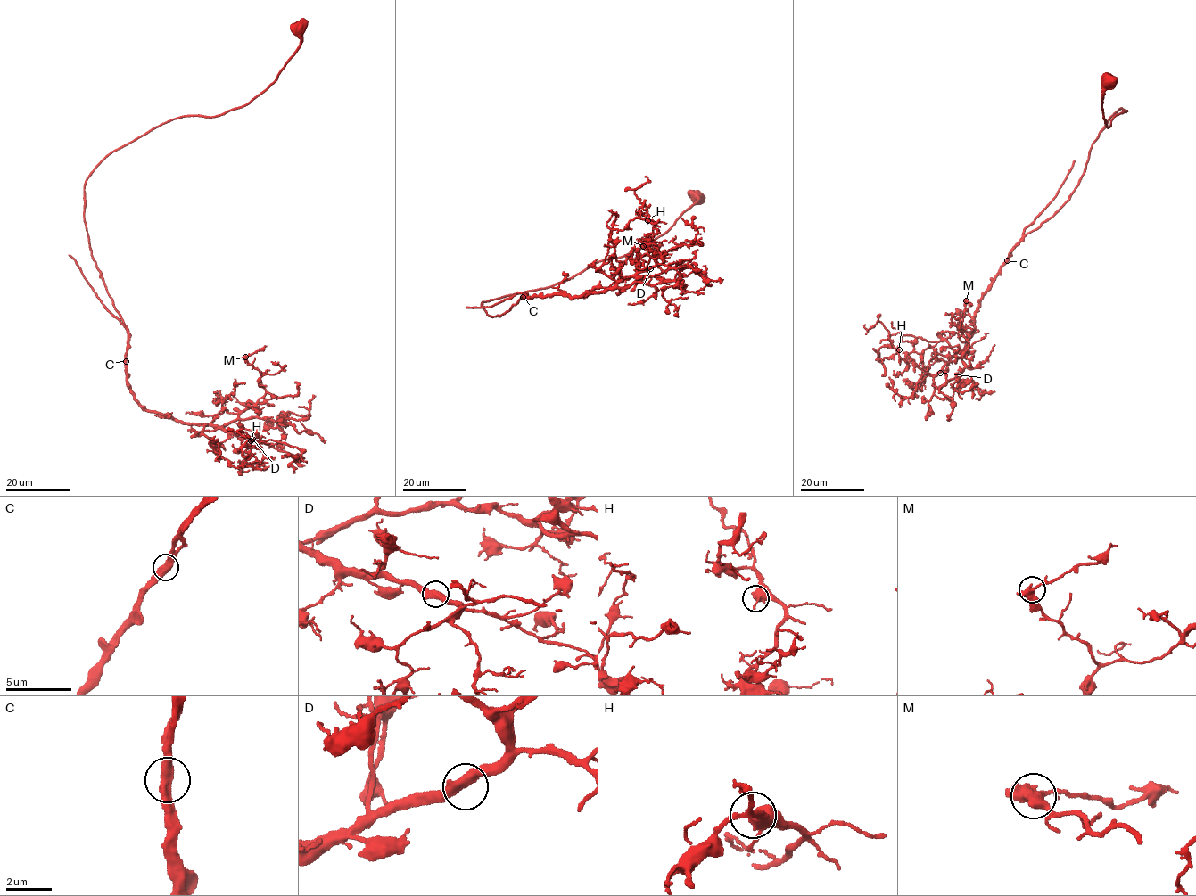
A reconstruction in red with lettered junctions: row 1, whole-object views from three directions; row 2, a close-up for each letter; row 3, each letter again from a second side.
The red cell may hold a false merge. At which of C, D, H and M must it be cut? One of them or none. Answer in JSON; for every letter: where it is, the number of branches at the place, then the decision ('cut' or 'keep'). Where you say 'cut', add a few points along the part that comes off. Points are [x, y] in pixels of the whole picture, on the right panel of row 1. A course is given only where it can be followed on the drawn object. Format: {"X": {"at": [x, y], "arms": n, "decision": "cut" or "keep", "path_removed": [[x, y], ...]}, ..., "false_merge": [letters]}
{"C": {"at": [1007, 260], "arms": 2, "decision": "keep"}, "D": {"at": [940, 373], "arms": 2, "decision": "keep"}, "H": {"at": [899, 349], "arms": 2, "decision": "keep"}, "M": {"at": [966, 300], "arms": 2, "decision": "keep"}, "false_merge": []}

